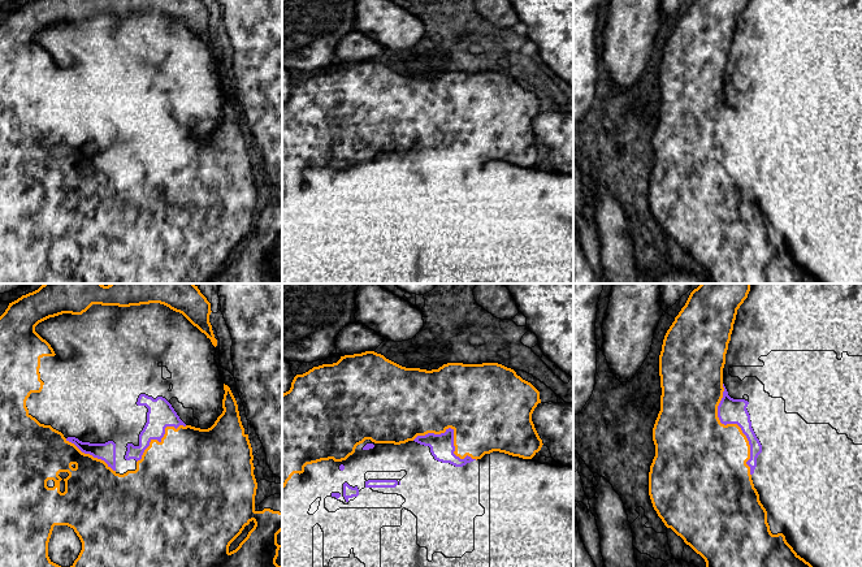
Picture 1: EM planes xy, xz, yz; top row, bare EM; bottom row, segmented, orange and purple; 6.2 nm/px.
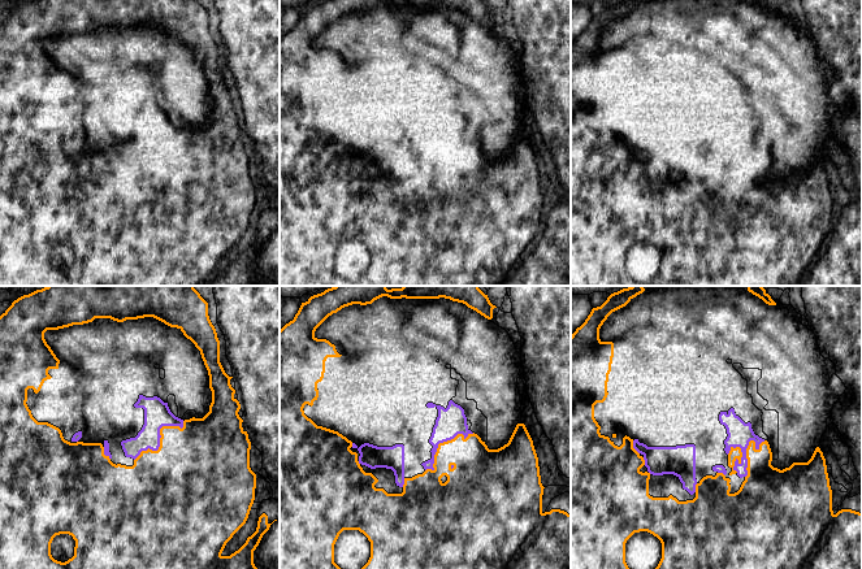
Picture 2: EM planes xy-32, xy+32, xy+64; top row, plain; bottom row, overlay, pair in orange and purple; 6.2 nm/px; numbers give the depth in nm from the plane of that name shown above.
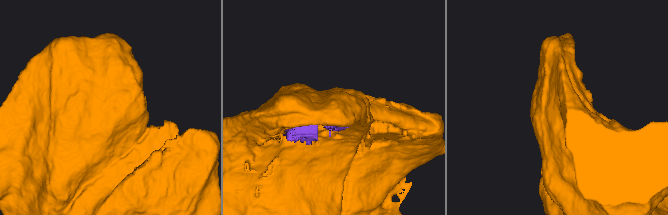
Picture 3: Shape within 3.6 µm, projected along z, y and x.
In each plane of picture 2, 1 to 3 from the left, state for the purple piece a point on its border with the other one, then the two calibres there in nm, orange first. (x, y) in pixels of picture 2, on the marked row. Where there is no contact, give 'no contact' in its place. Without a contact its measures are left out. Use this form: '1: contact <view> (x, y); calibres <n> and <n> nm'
1: contact xy-32 (160, 438); calibres 460 and 160 nm
2: contact xy+32 (441, 443); calibres 280 and 180 nm
3: contact xy+64 (746, 450); calibres 260 and 150 nm

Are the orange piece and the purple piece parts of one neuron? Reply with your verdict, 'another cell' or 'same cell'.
same cell

